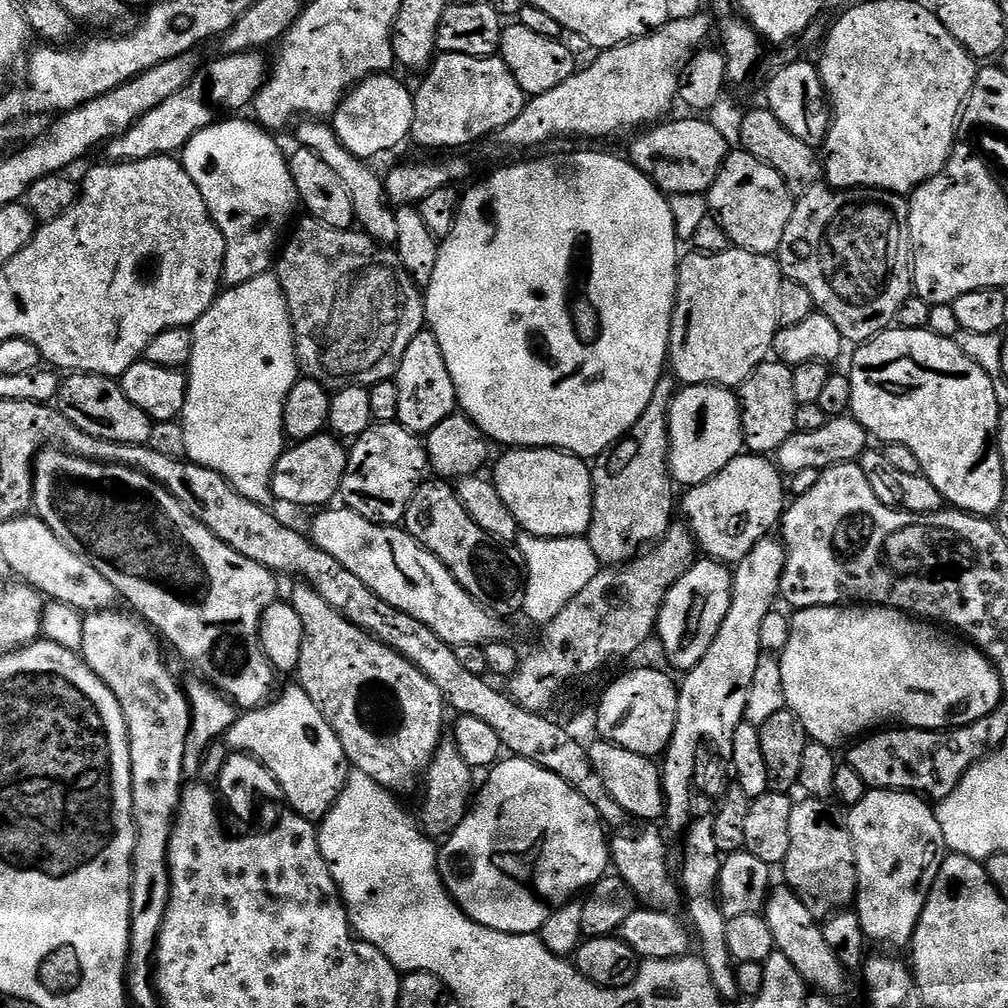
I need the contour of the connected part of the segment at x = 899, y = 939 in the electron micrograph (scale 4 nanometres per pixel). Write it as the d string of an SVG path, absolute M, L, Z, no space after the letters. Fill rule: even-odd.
M877 788L869 790L862 802L851 805L846 819L856 855L854 911L865 937L871 943L885 944L888 950L907 949L945 851L933 805L915 792Z

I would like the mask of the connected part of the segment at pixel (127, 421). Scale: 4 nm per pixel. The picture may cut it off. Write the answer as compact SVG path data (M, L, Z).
M77 372L67 378L69 380L65 379L61 383L54 404L70 423L78 426L78 430L82 430L94 438L102 438L119 444L148 445L150 442L150 430L154 421L148 417L146 410L138 410L138 406L134 406L134 402L130 402L130 398L126 398L126 394L120 388L119 379L111 376L99 376L93 372Z

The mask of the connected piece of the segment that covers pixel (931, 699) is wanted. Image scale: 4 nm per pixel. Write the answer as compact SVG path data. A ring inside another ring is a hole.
M801 608L791 621L790 642L778 656L786 705L800 719L802 726L806 726L809 737L827 748L835 749L836 744L847 745L881 726L925 730L961 728L987 716L998 707L1001 696L1005 695L996 665L979 648L968 642L956 645L947 636L947 631L896 608Z

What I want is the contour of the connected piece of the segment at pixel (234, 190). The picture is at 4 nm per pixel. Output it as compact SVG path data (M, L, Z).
M224 118L203 128L182 149L186 174L198 186L212 221L222 230L226 242L223 283L228 288L263 276L273 267L285 235L284 227L293 223L296 208L298 212L298 197L294 178L288 172L286 152L284 156L271 131L251 119L240 119L244 118Z

